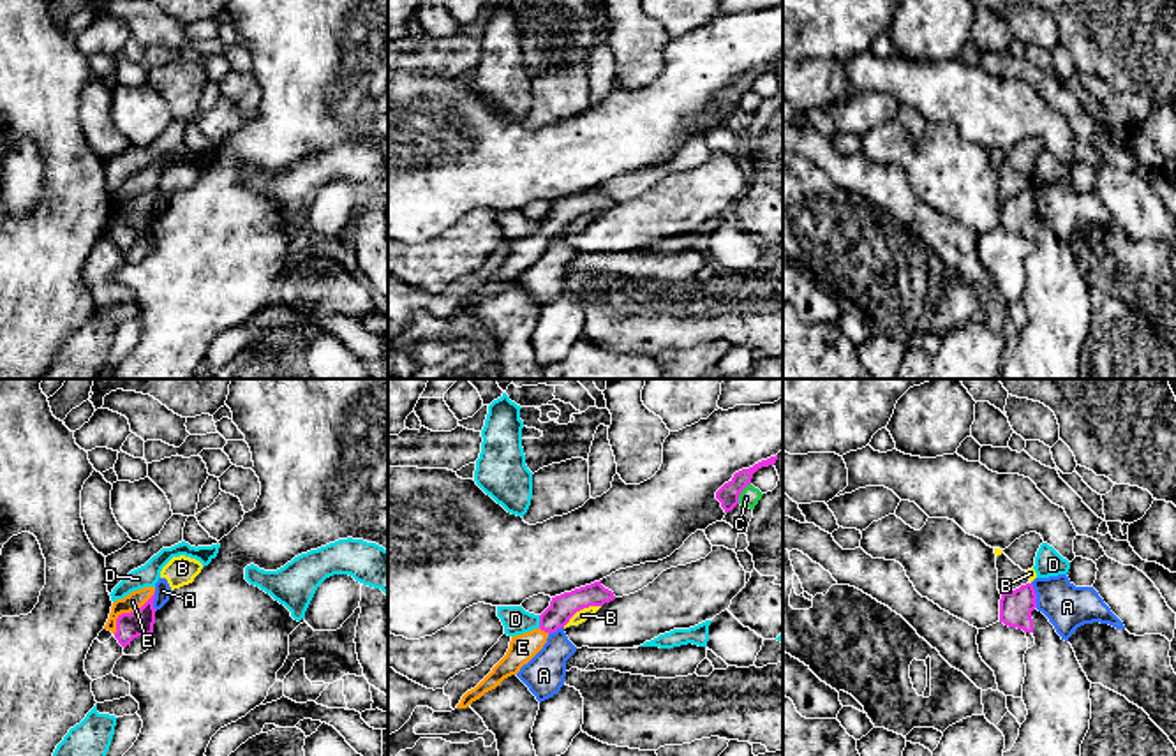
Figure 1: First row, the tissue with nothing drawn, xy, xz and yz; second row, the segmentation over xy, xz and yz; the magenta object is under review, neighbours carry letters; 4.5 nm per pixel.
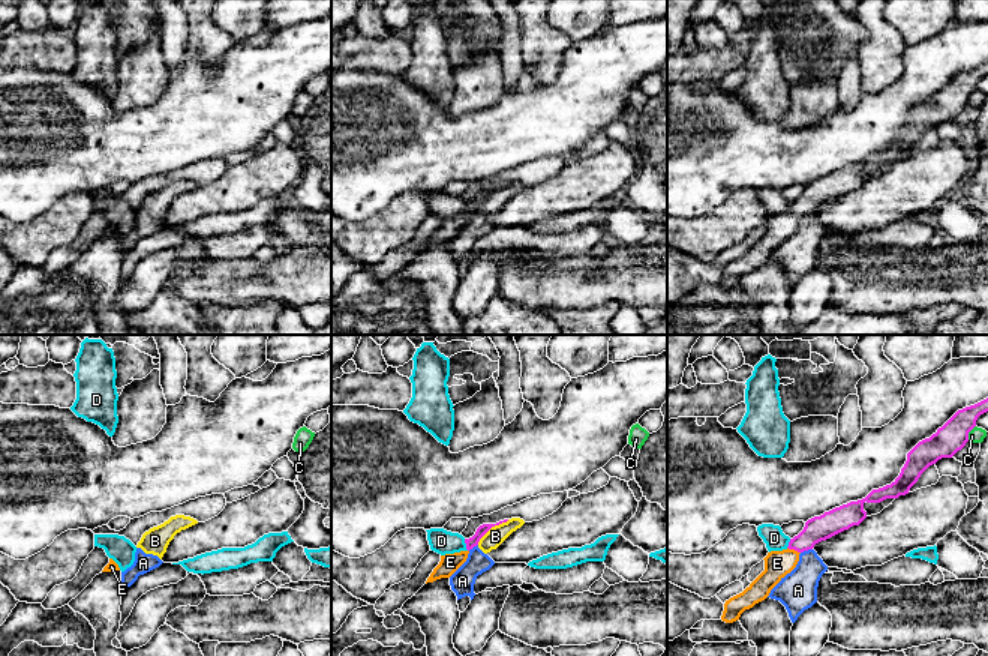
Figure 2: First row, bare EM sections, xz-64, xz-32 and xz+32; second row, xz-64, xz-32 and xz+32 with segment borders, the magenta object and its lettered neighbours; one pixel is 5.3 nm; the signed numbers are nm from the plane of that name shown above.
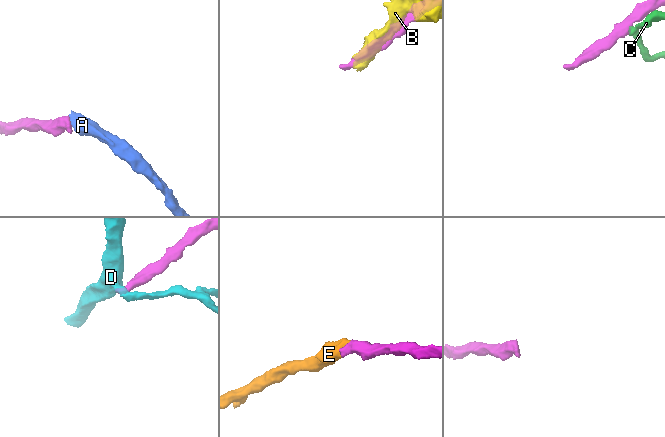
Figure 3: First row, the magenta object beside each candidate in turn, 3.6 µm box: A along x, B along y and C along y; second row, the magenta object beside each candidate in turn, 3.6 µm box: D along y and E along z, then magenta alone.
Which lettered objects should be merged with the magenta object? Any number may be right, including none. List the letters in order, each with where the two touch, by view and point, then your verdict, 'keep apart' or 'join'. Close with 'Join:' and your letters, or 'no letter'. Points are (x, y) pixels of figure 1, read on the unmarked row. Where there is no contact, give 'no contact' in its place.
A: contact yz (1035, 201); keep apart
B: contact xz (580, 214); keep apart
C: contact xz (739, 99); keep apart
D: contact xz (540, 226); keep apart
E: contact xy (131, 217); join
Join: E

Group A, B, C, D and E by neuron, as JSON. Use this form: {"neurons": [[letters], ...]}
{"neurons": [["A", "B"], ["C"], ["D"], ["E"]]}

